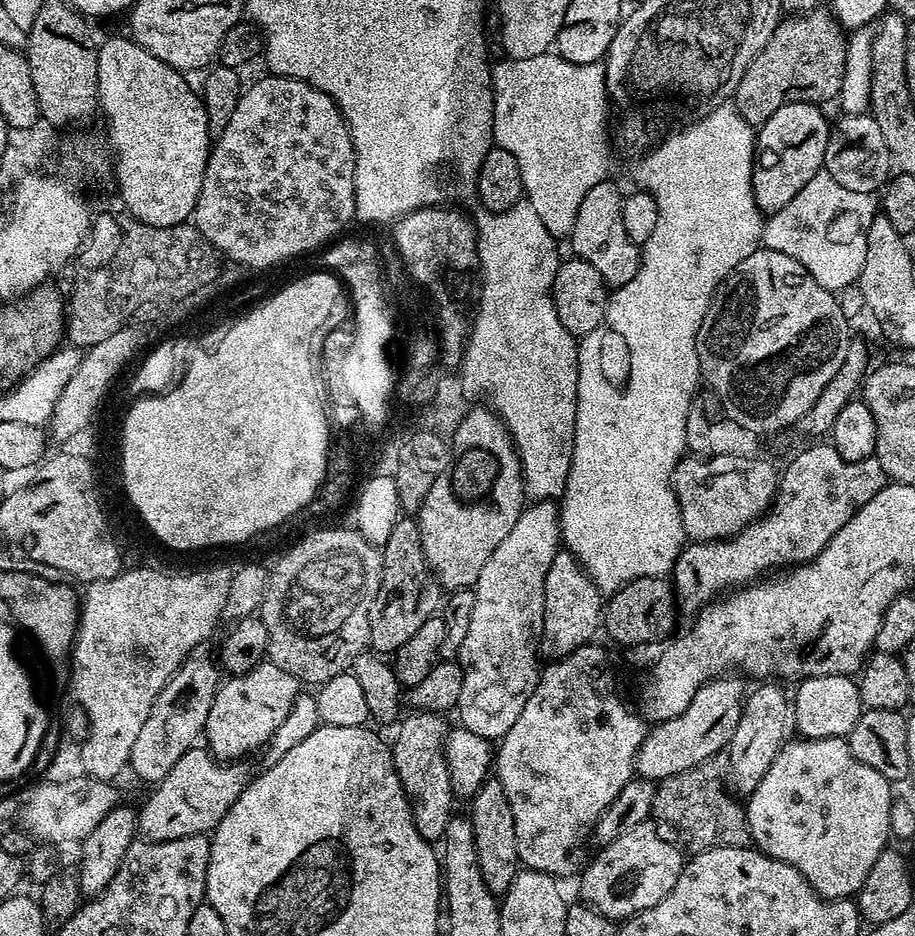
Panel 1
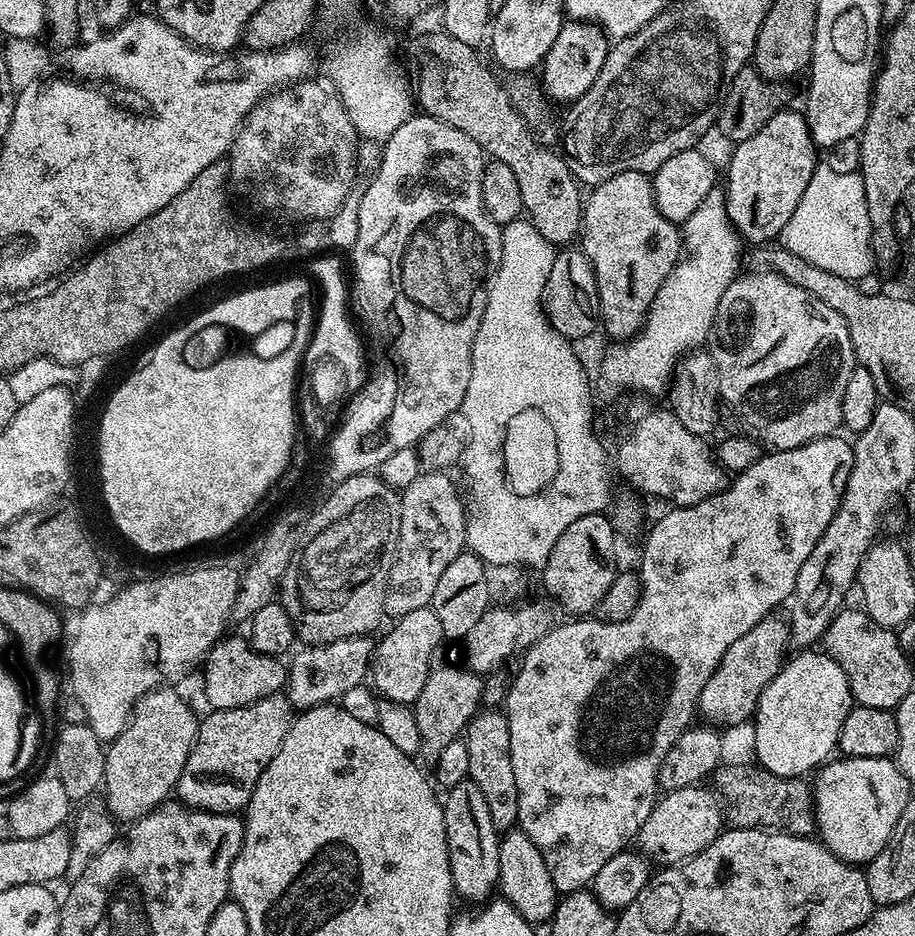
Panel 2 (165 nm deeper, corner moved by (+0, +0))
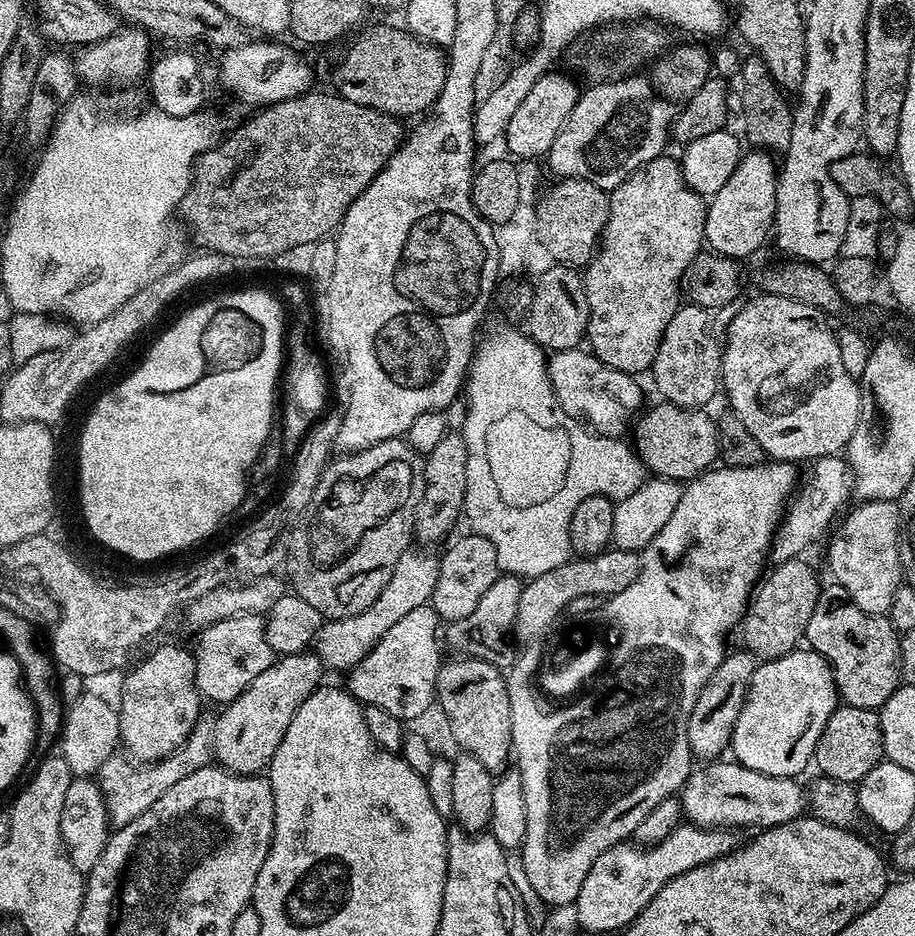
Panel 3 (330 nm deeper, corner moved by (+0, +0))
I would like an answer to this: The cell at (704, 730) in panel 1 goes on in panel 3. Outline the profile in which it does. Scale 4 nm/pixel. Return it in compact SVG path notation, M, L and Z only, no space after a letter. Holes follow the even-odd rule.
M804 558L782 560L775 567L757 583L742 617L743 647L761 661L784 656L804 640L804 631L810 614L814 614L822 587L822 581Z

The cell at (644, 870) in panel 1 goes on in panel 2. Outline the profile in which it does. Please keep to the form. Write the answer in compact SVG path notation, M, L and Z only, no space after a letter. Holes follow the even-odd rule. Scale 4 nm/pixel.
M697 786L663 793L652 807L650 818L642 826L638 837L639 851L656 866L682 864L691 856L697 856L710 842L720 837L726 824L726 812L722 800L711 787Z

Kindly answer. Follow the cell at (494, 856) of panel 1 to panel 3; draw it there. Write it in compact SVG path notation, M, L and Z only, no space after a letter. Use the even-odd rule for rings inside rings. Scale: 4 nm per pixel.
M475 658L445 659L436 679L438 708L448 719L448 728L461 753L478 758L493 774L509 767L512 751L512 719L505 673L495 664ZM508 764L508 765L507 765Z

